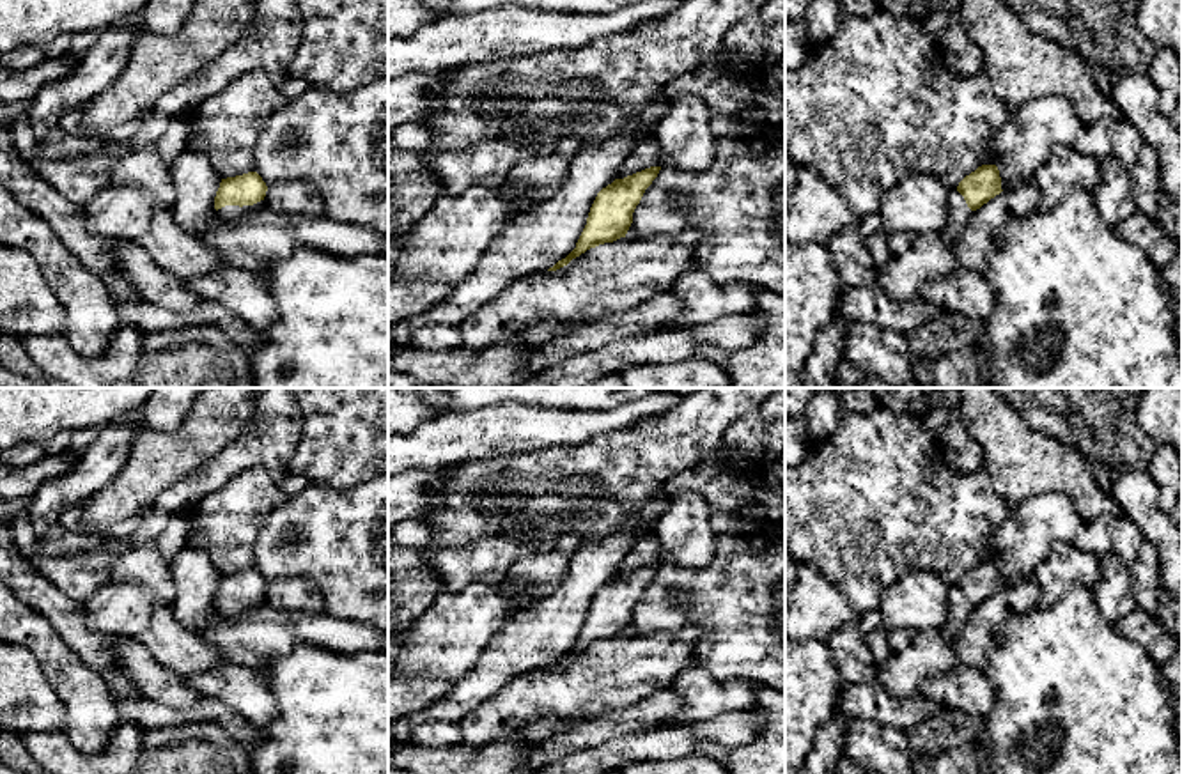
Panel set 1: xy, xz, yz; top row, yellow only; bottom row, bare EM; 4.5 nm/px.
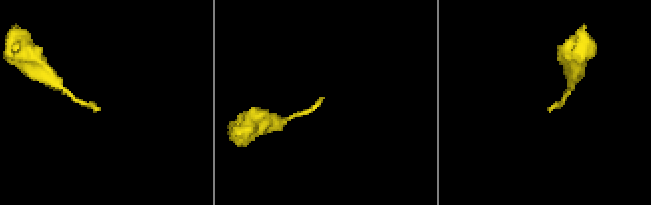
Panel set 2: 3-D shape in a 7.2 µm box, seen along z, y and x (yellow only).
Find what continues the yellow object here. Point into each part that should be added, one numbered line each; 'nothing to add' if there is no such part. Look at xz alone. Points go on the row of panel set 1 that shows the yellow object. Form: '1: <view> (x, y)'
nothing to add

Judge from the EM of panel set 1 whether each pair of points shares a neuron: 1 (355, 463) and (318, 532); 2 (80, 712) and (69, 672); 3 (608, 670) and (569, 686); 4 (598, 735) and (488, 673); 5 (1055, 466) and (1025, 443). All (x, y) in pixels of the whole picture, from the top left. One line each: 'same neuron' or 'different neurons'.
1: different neurons
2: same neuron
3: same neuron
4: different neurons
5: same neuron

